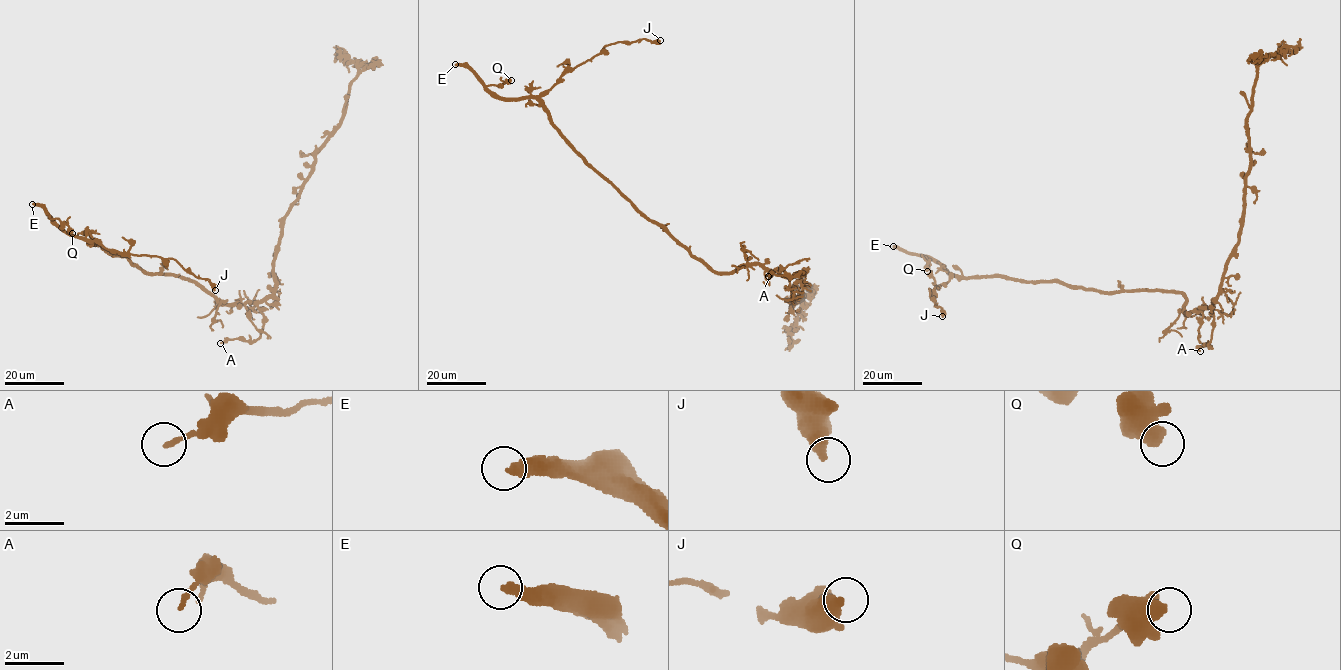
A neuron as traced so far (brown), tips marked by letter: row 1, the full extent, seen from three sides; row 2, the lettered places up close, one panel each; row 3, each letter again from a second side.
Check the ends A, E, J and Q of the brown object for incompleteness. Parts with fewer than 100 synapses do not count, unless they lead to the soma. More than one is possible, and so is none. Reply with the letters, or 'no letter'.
E

